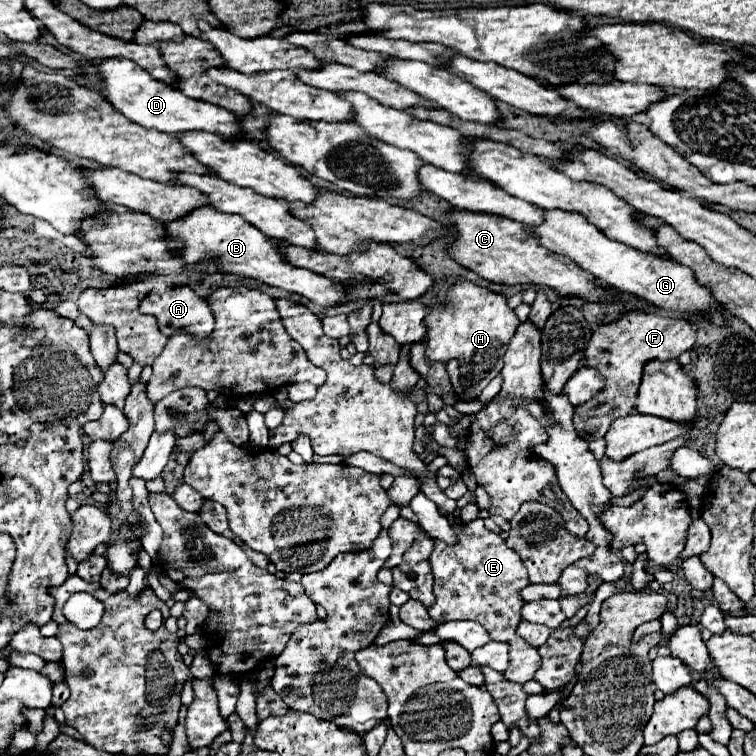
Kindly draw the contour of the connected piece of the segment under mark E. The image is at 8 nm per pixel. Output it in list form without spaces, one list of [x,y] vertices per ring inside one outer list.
[[[476,518],[470,524],[456,524],[454,530],[458,536],[456,546],[434,540],[436,548],[430,556],[430,564],[434,572],[436,604],[428,610],[430,618],[436,622],[472,620],[482,624],[492,640],[510,644],[510,666],[504,676],[518,684],[534,680],[534,674],[541,666],[540,655],[537,648],[526,644],[516,634],[516,626],[520,624],[520,608],[524,606],[518,592],[530,584],[528,570],[524,568],[520,556],[516,556],[516,552],[508,548],[498,534],[486,530],[482,518]]]

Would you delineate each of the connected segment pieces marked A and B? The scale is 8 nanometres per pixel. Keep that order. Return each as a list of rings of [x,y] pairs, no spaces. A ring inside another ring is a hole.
[[[188,286],[146,296],[140,312],[154,316],[160,332],[166,336],[172,336],[176,330],[186,330],[196,340],[204,340],[204,336],[210,336],[214,330],[214,316],[208,302],[198,298]]]
[[[204,206],[204,208],[190,212],[188,216],[180,218],[180,220],[166,224],[166,230],[168,230],[168,236],[172,236],[172,240],[178,238],[184,242],[182,258],[188,264],[196,264],[198,260],[204,262],[206,256],[214,254],[216,256],[214,262],[222,272],[242,274],[242,276],[254,278],[254,280],[264,282],[268,286],[276,286],[276,288],[282,288],[286,292],[300,294],[300,296],[312,300],[314,304],[326,306],[326,308],[348,302],[348,294],[346,294],[344,284],[328,280],[328,278],[318,276],[314,272],[308,272],[304,268],[292,266],[290,262],[286,262],[282,258],[276,242],[272,242],[268,236],[264,236],[258,228],[254,228],[252,224],[248,224],[240,216],[222,214],[212,206]]]

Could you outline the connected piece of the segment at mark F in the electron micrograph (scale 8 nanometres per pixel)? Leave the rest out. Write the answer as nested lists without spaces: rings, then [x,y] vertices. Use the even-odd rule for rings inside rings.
[[[628,312],[622,320],[612,324],[602,324],[594,330],[586,352],[584,352],[584,364],[594,366],[604,380],[604,388],[592,396],[582,406],[574,408],[574,428],[580,438],[604,438],[604,434],[610,428],[612,418],[626,416],[636,406],[636,392],[640,386],[644,364],[650,360],[672,360],[678,358],[682,352],[692,350],[696,340],[696,330],[686,320],[672,320],[672,318],[660,318],[656,314],[646,312]]]

